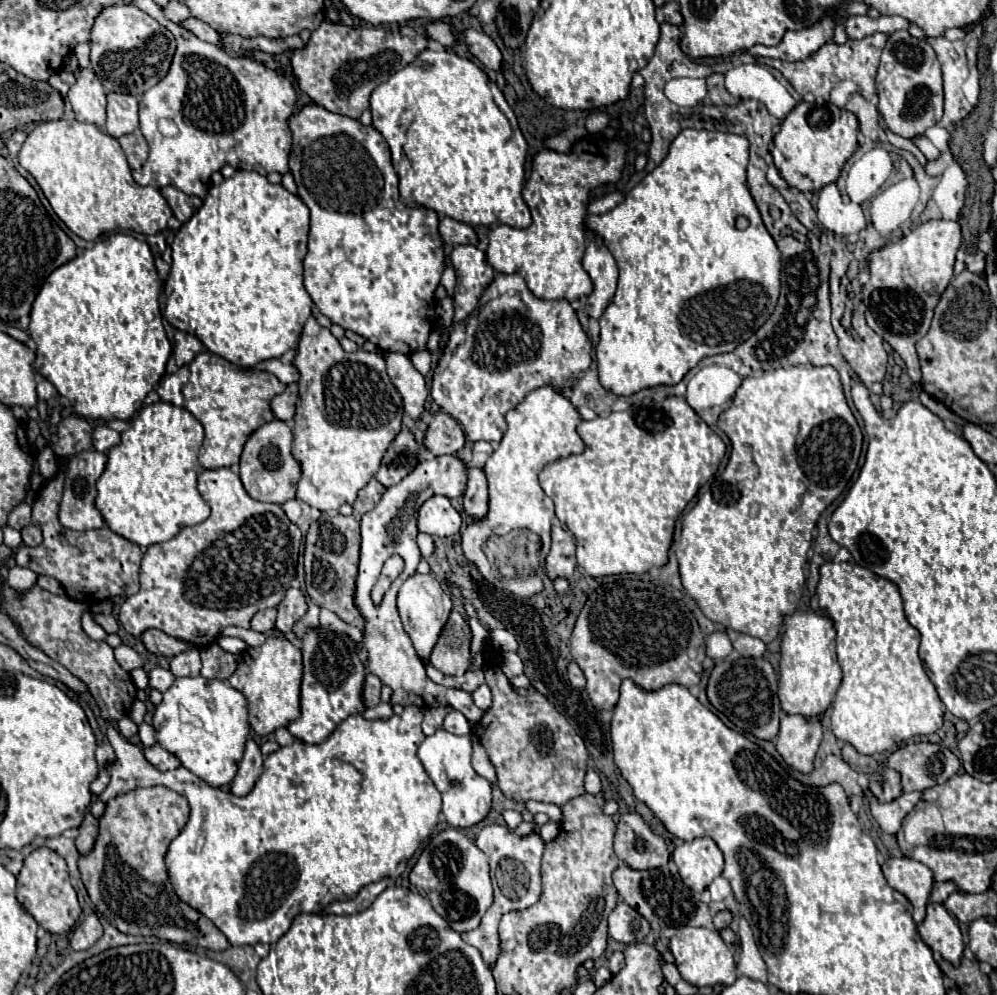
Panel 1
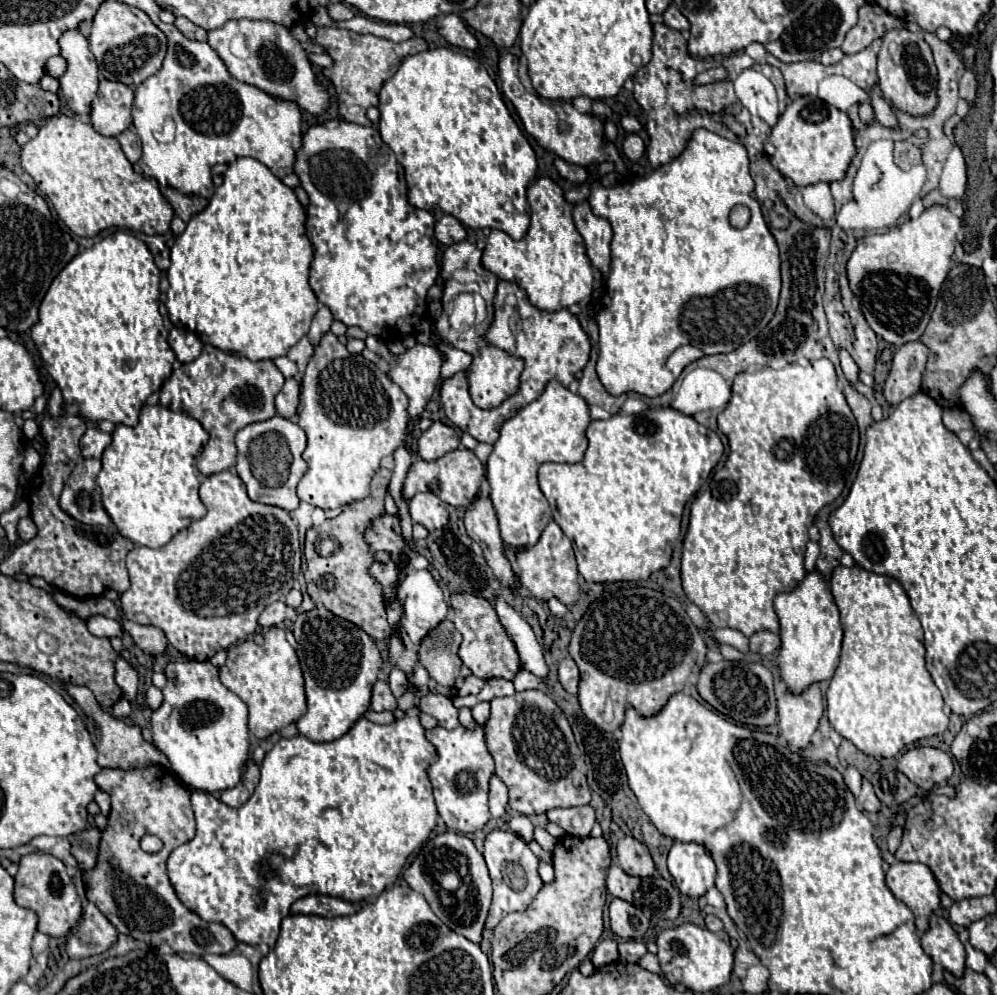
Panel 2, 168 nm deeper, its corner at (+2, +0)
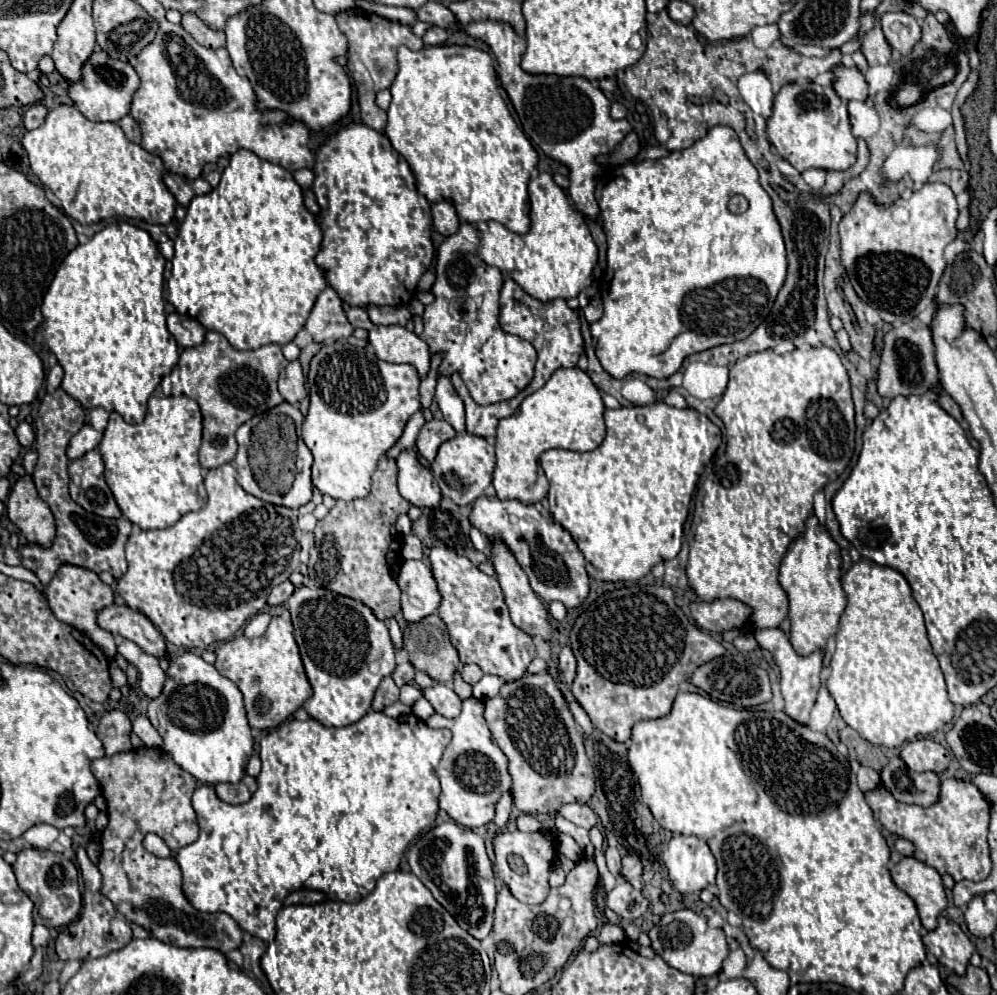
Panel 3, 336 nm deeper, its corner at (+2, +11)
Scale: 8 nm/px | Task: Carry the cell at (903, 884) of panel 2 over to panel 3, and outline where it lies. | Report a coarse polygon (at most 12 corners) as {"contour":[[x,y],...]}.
{"contour":[[909,856],[891,868],[915,900],[921,924],[937,926],[947,906],[941,874]]}

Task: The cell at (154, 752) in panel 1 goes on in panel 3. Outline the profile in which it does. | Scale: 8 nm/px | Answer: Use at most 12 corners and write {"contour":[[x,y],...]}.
{"contour":[[109,710],[97,726],[105,754],[131,750],[131,718]]}

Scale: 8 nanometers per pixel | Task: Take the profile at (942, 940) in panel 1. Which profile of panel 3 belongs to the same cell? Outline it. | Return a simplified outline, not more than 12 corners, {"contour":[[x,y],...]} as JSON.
{"contour":[[939,916],[923,944],[939,964],[963,976],[975,946]]}

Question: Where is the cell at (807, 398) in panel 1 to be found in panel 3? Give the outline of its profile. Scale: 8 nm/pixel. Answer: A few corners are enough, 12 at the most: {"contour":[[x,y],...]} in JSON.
{"contour":[[781,340],[729,368],[687,578],[755,628],[855,448],[849,376]]}

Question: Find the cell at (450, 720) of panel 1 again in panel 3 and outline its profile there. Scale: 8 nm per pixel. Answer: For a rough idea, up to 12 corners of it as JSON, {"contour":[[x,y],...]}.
{"contour":[[435,682],[423,690],[435,712],[455,718],[461,700],[449,684]]}

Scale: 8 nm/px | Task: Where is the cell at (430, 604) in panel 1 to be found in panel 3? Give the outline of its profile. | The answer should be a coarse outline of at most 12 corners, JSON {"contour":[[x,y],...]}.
{"contour":[[403,562],[401,612],[417,622],[439,608],[441,594],[425,562]]}

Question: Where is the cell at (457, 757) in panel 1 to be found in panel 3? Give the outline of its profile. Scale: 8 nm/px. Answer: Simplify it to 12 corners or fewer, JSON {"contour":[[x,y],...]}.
{"contour":[[477,698],[449,728],[451,744],[435,768],[439,808],[467,828],[495,816],[511,788],[507,758]]}

